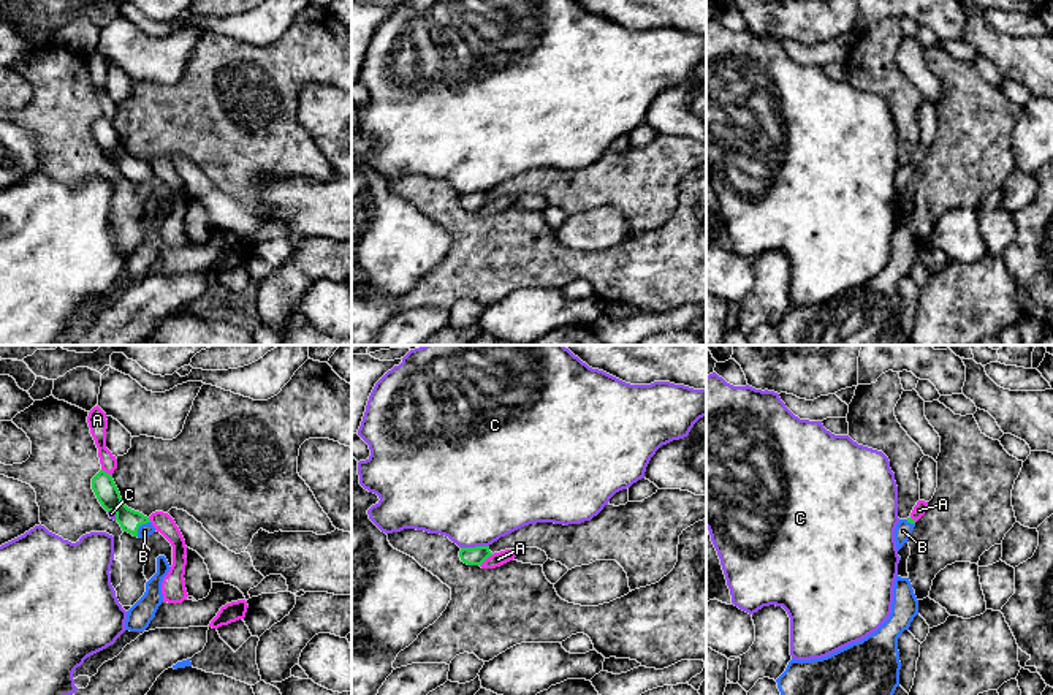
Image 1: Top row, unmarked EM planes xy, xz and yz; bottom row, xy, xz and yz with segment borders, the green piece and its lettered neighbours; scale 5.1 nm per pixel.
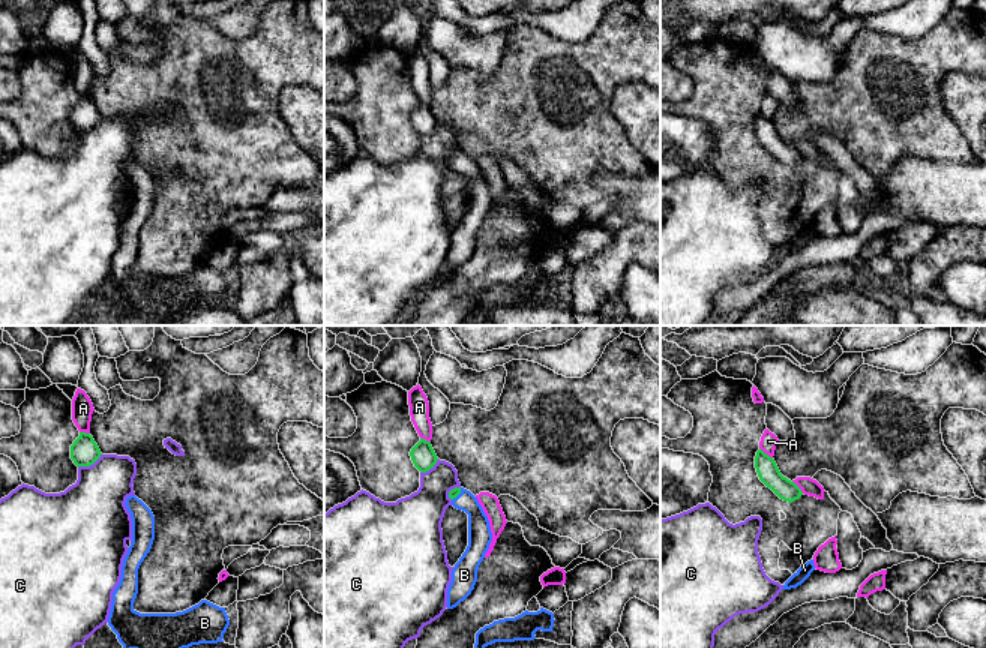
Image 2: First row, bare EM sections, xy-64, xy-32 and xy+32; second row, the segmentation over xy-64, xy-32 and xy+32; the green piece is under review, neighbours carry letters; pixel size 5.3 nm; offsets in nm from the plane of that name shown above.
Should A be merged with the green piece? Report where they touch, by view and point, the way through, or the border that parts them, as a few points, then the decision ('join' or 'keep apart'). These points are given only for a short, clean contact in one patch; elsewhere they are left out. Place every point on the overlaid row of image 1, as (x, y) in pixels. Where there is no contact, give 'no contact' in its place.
meets green in xz at (486, 558); border along xz (493, 554), (480, 565); keep apart

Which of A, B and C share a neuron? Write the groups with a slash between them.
A / B / C

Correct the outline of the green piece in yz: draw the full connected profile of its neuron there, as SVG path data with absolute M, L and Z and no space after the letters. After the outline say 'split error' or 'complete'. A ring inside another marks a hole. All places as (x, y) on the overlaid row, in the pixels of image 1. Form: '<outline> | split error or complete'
M912 518L899 519L899 522L896 524L895 541L898 551L903 548L904 543L907 543L914 527L915 527L915 521Z | split error

